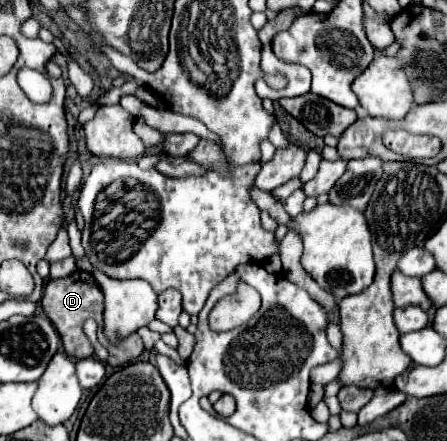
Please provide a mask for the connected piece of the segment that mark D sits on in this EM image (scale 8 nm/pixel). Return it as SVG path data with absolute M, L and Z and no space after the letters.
M75 271L73 275L61 279L61 281L47 281L45 293L43 293L43 311L47 309L49 319L53 321L55 329L59 331L63 339L63 347L67 355L73 359L85 359L93 355L93 345L89 343L87 335L83 333L83 321L93 317L101 325L101 311L103 311L103 293L95 285L95 279L91 273L85 271Z

